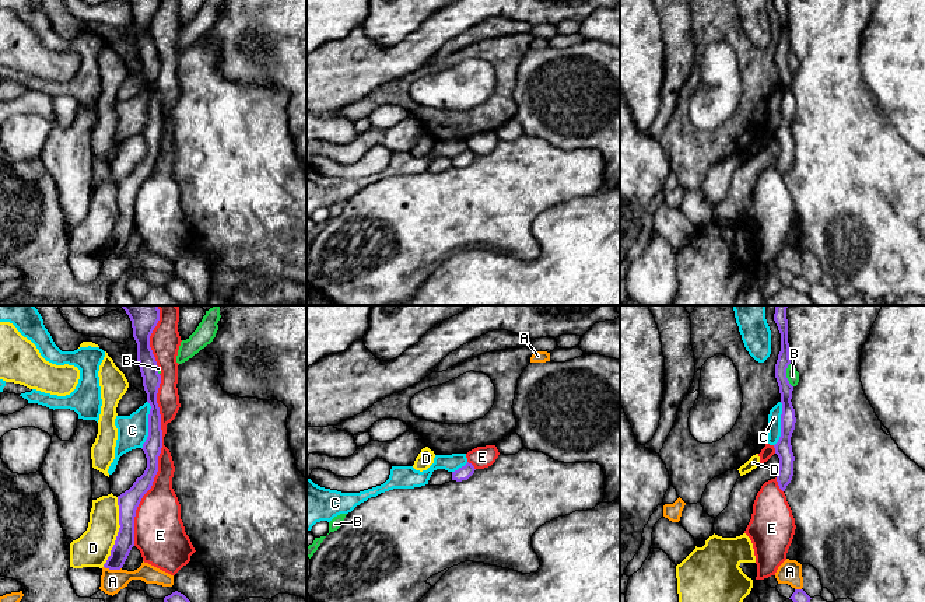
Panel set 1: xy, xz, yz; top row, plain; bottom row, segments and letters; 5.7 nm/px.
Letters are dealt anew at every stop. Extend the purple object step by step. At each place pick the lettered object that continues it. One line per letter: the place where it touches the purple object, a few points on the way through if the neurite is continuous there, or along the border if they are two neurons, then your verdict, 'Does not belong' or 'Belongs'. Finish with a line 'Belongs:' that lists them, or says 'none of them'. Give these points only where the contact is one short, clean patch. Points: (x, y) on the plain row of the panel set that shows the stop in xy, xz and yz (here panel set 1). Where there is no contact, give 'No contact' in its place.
A: Touches purple at xy (112, 255). Does not belong
B: Touches purple at yz (785, 62). Boundary: yz (789, 49), (787, 66), (792, 73). Does not belong
C: Touches purple at xy (149, 111). Does not belong
D: Touches purple at xy (118, 219). Does not belong
E: Touches purple at xy (157, 146). Does not belong
Belongs: none of them

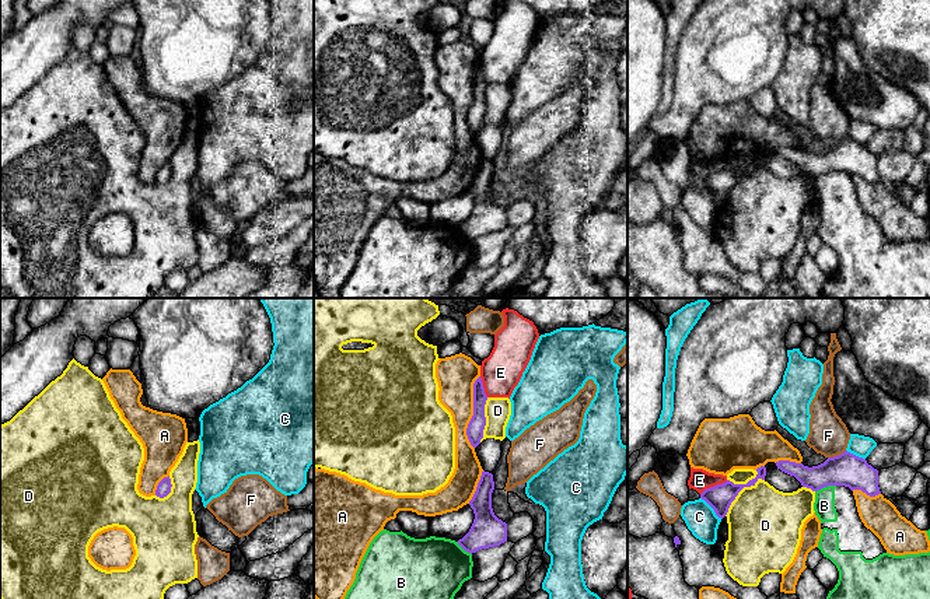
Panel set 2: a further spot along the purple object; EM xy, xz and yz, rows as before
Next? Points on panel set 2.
A: Touches purple at xz (474, 98). Does not belong
B: Touches purple at yz (825, 172). Does not belong
C: Touches purple at yz (712, 193). Does not belong
D: Touches purple at yz (738, 178). Does not belong
E: Touches purple at yz (715, 172). Boundary: yz (727, 167), (708, 174), (701, 181). Does not belong
F: Touches purple at yz (838, 142). Does not belong
Belongs: none of them

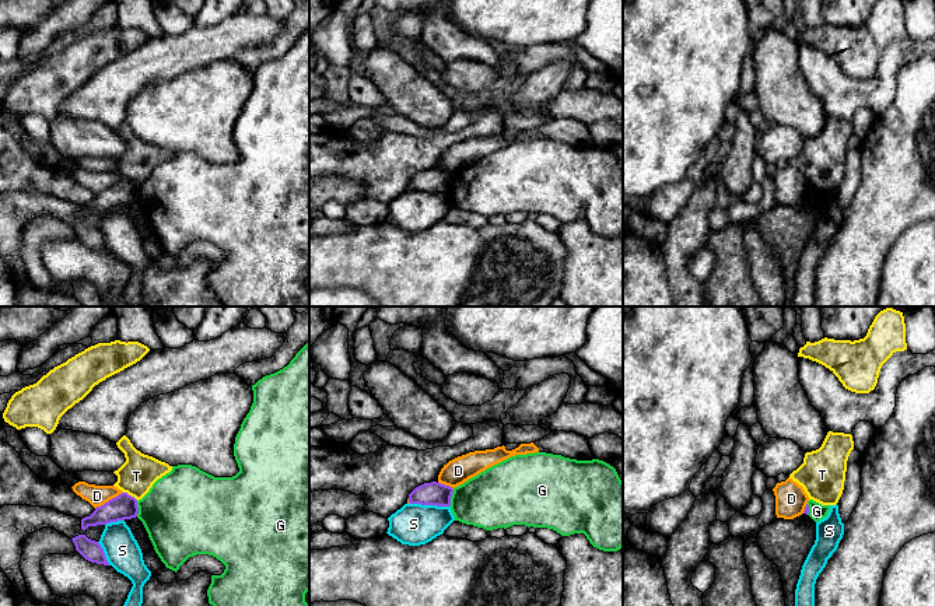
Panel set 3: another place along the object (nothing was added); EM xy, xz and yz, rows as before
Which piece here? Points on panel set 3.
D: Touches purple at xy (109, 186). Boundary: xy (122, 178), (95, 195). Does not belong
G: Touches purple at xz (450, 184). Boundary: xz (454, 175), (448, 192). Does not belong
S: Touches purple at xz (429, 191). Does not belong
T: Touches purple at xy (130, 182). Boundary: xy (123, 178), (137, 186). Does not belong
Belongs: none of them

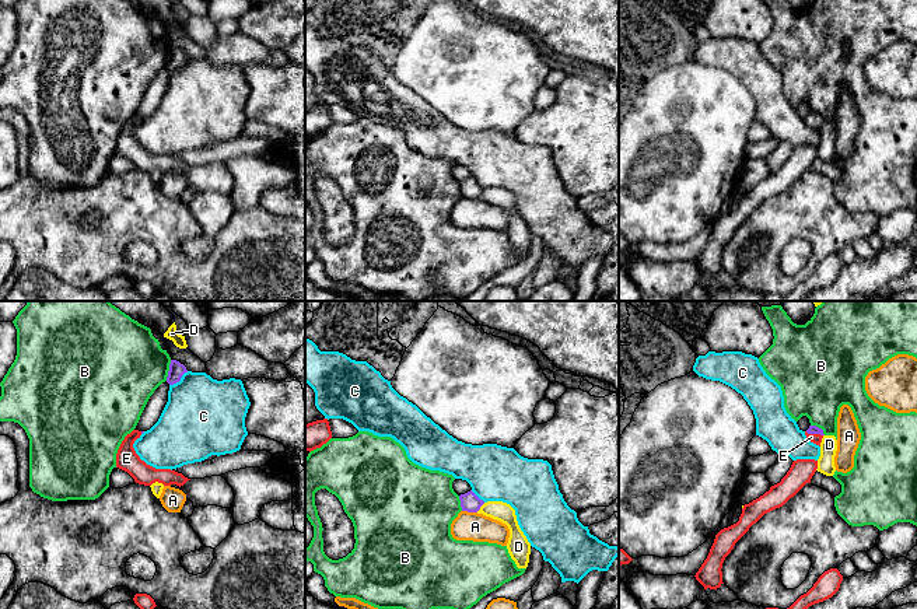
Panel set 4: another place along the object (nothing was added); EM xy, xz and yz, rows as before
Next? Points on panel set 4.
A: Touches purple at xz (469, 198). Does not belong
B: Touches purple at xy (170, 56). Does not belong
C: Touches purple at xy (179, 66). Does not belong
D: Touches purple at xz (480, 192). Does not belong
E: Touches purple at yz (814, 119). Path across: yz (812, 115), (814, 119), (816, 125). Belongs
Belongs: E

